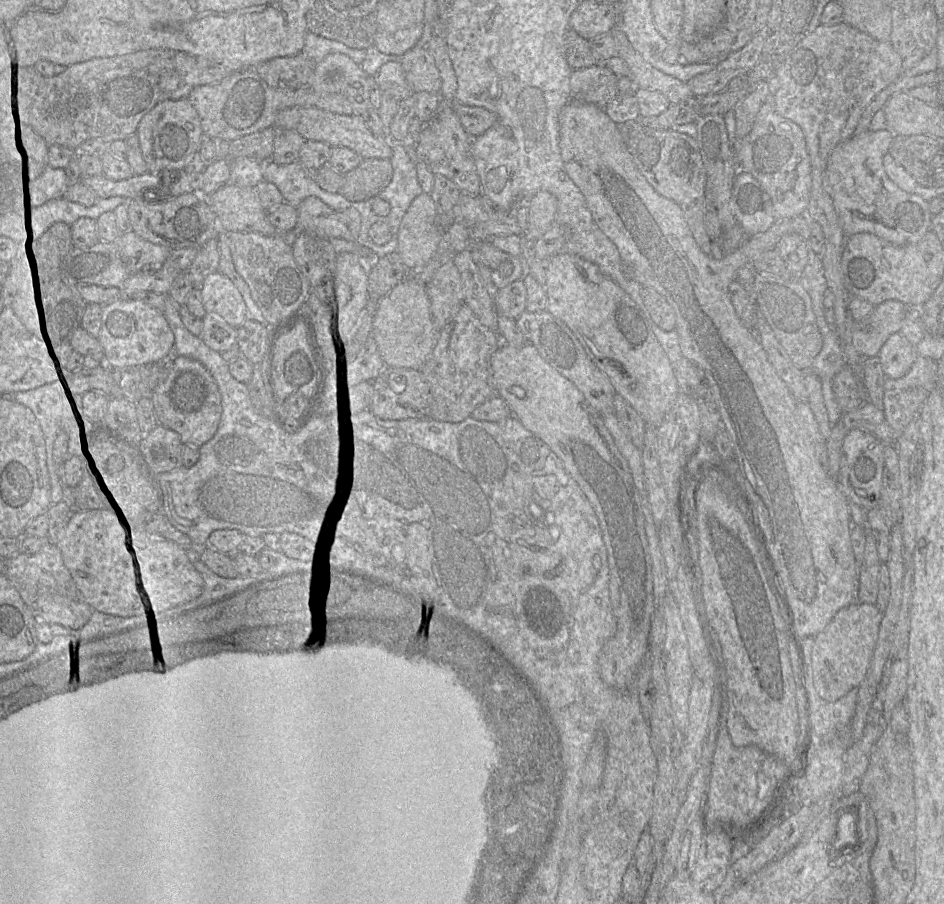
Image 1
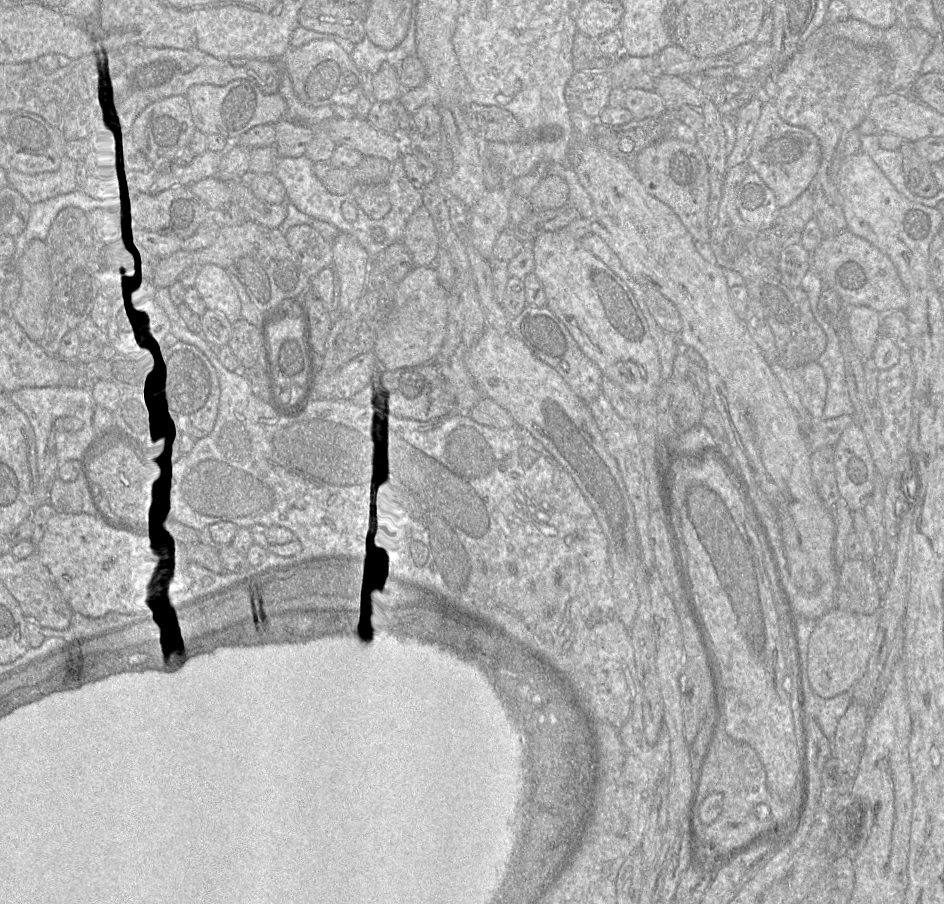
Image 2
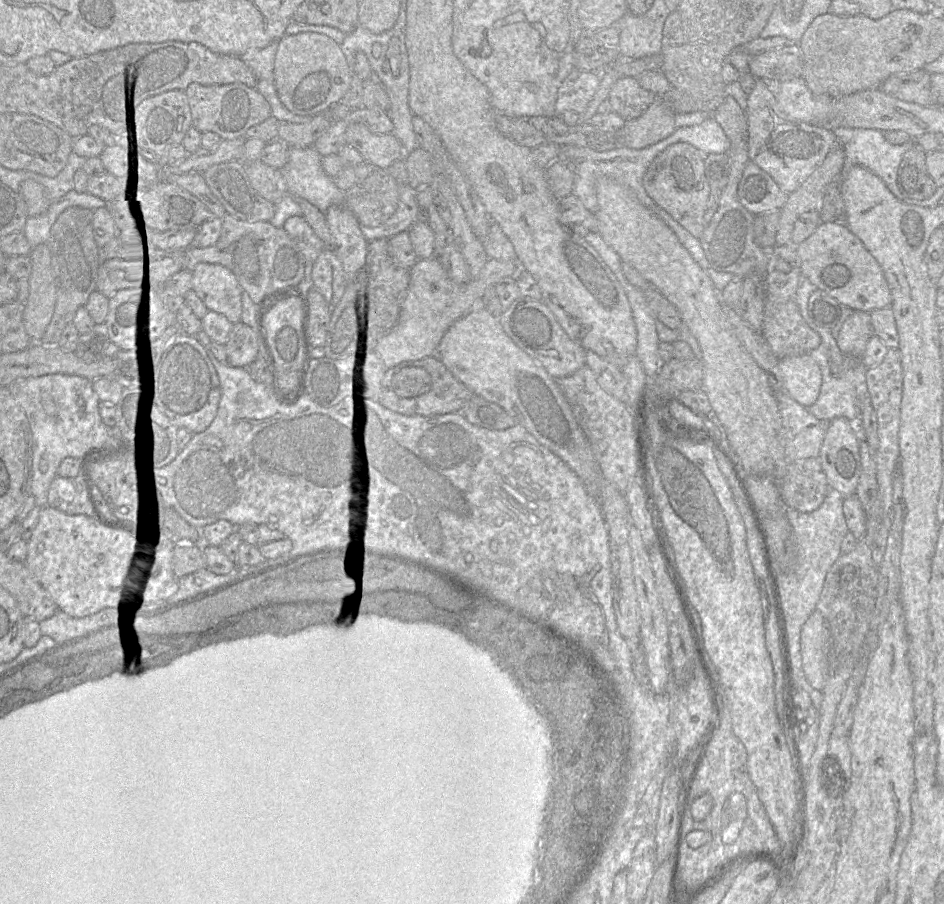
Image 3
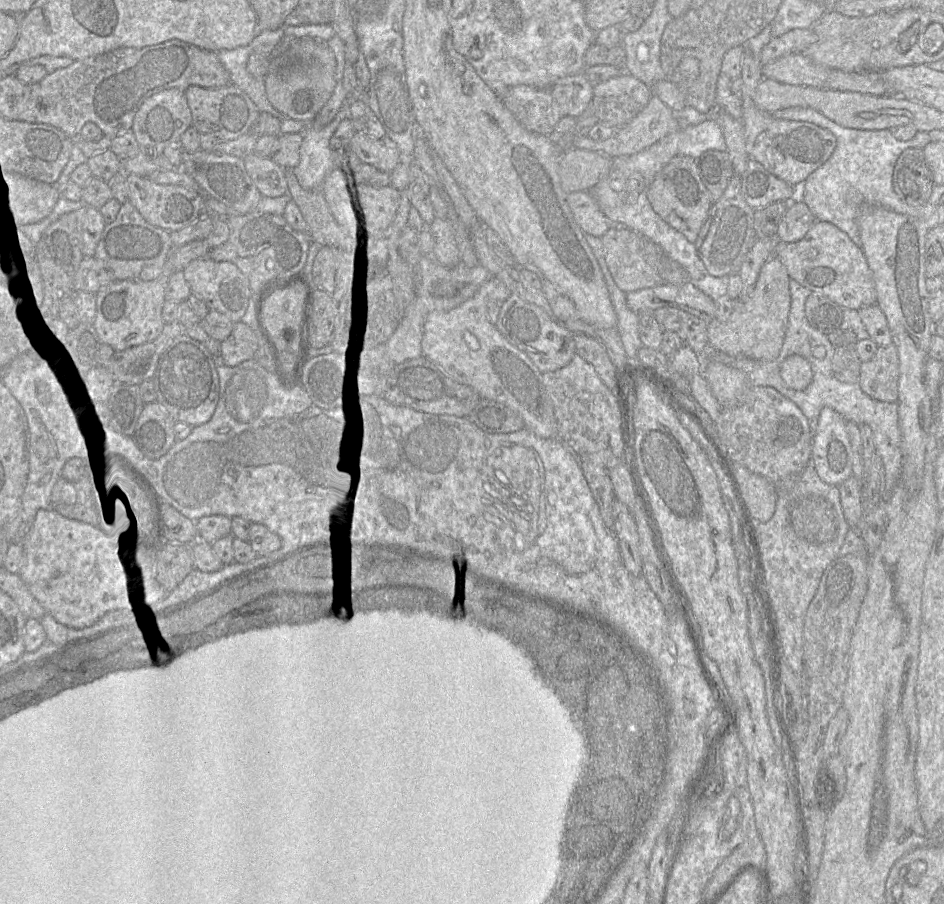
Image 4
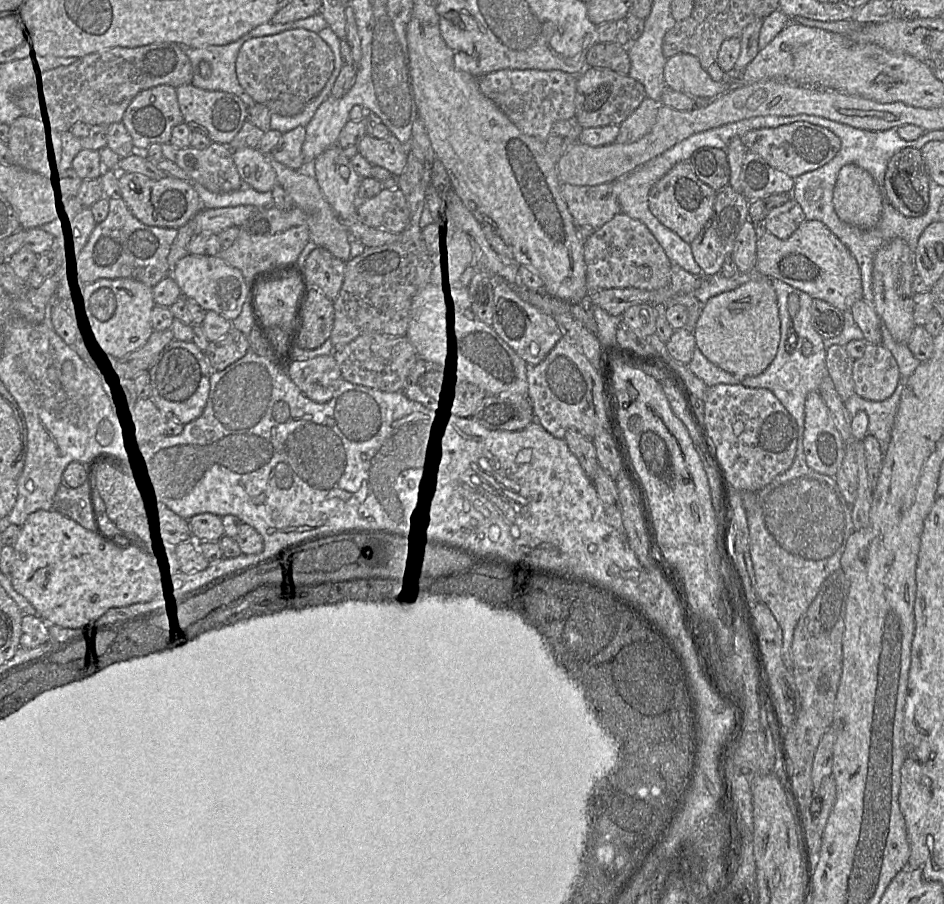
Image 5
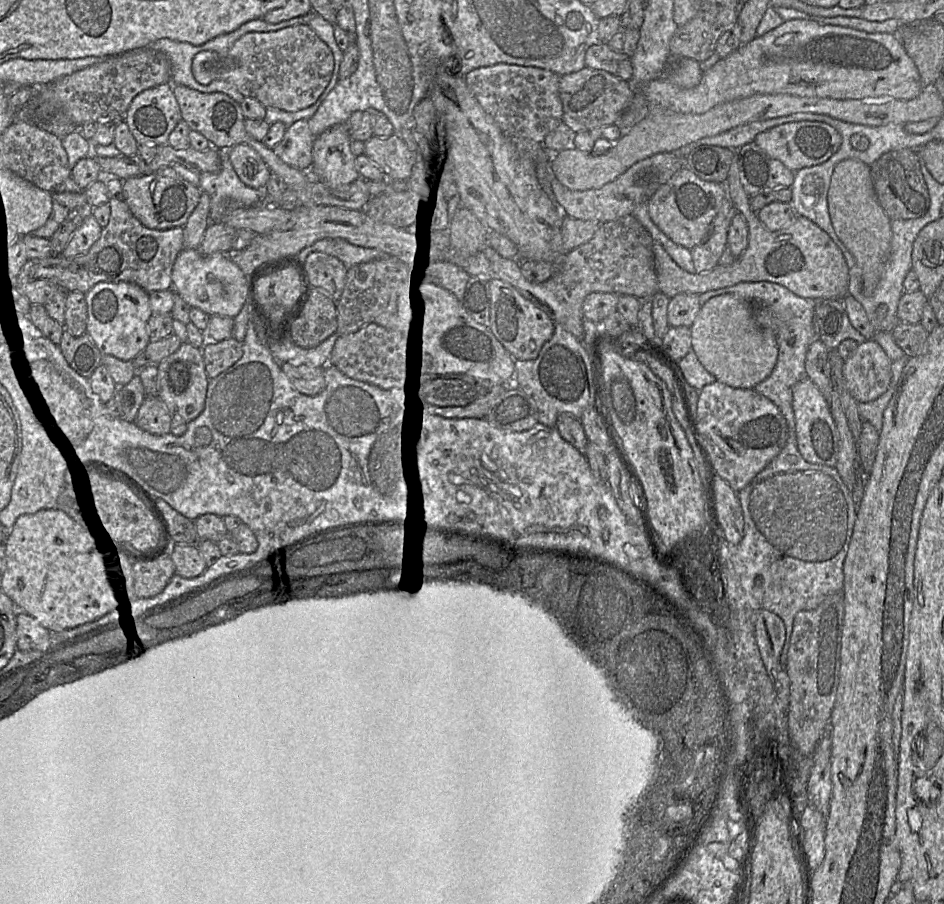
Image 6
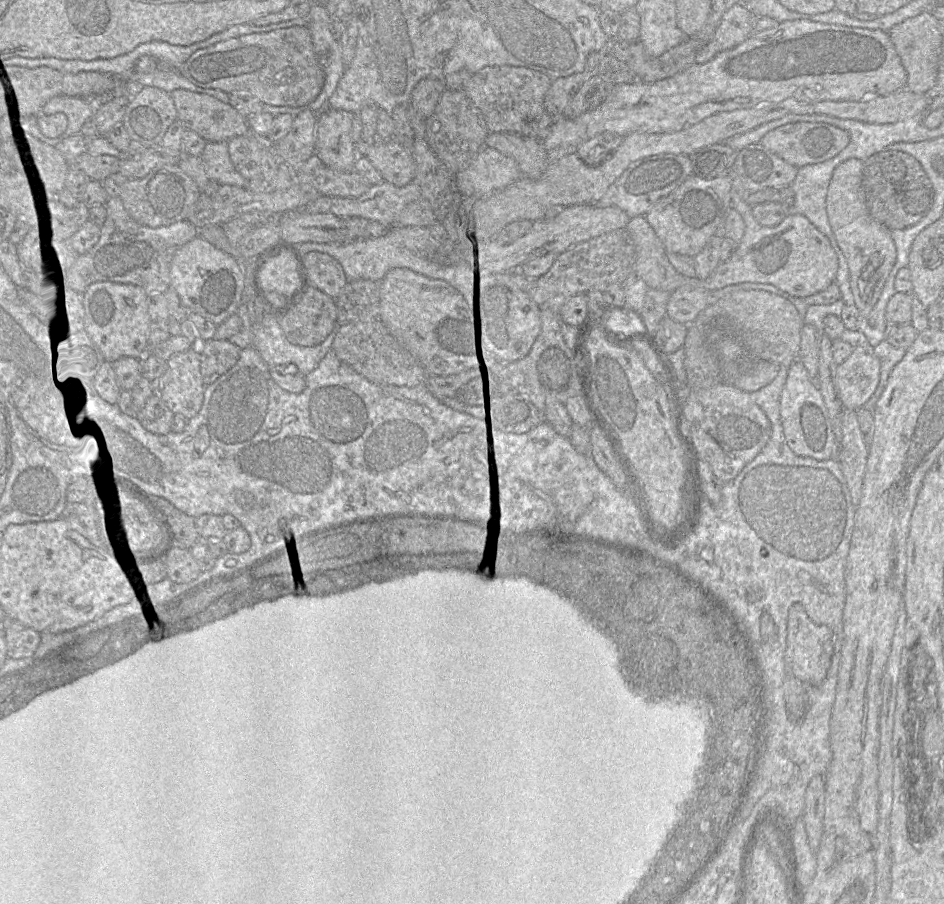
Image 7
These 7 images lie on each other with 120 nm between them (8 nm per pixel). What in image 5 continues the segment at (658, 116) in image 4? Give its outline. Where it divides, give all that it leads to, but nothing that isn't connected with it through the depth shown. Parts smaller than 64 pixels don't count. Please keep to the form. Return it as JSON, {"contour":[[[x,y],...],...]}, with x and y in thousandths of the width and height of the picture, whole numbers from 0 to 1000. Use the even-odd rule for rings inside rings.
{"contour":[[[684,107],[657,138],[653,157],[667,159],[686,148],[694,137],[699,113]]]}

